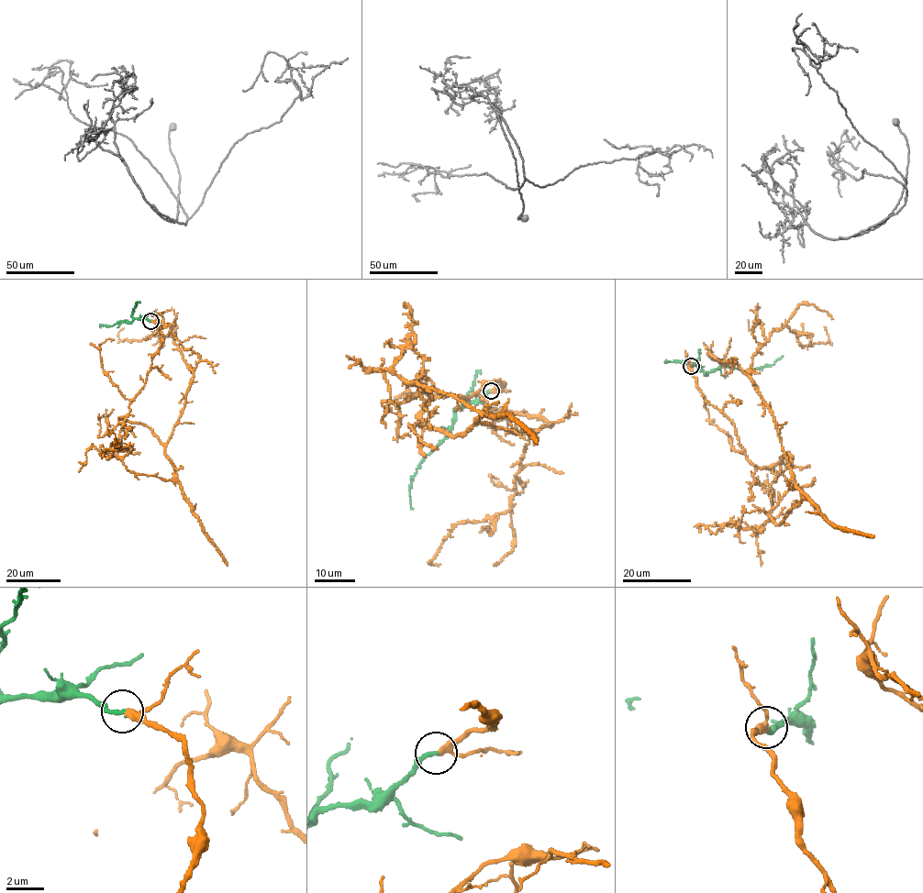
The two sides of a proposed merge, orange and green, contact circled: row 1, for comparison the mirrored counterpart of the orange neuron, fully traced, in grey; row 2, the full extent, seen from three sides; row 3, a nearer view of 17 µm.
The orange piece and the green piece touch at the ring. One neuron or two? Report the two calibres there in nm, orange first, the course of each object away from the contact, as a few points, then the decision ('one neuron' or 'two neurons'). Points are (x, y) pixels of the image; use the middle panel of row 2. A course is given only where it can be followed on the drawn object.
280/240 nm | orange via (491, 391), (504, 383), (439, 394), (421, 413), (455, 435), (537, 431), (508, 510), (457, 523), (439, 565) | green via (491, 391), (478, 401), (459, 406), (450, 432), (425, 457), (410, 485), (412, 509) | one neuron

